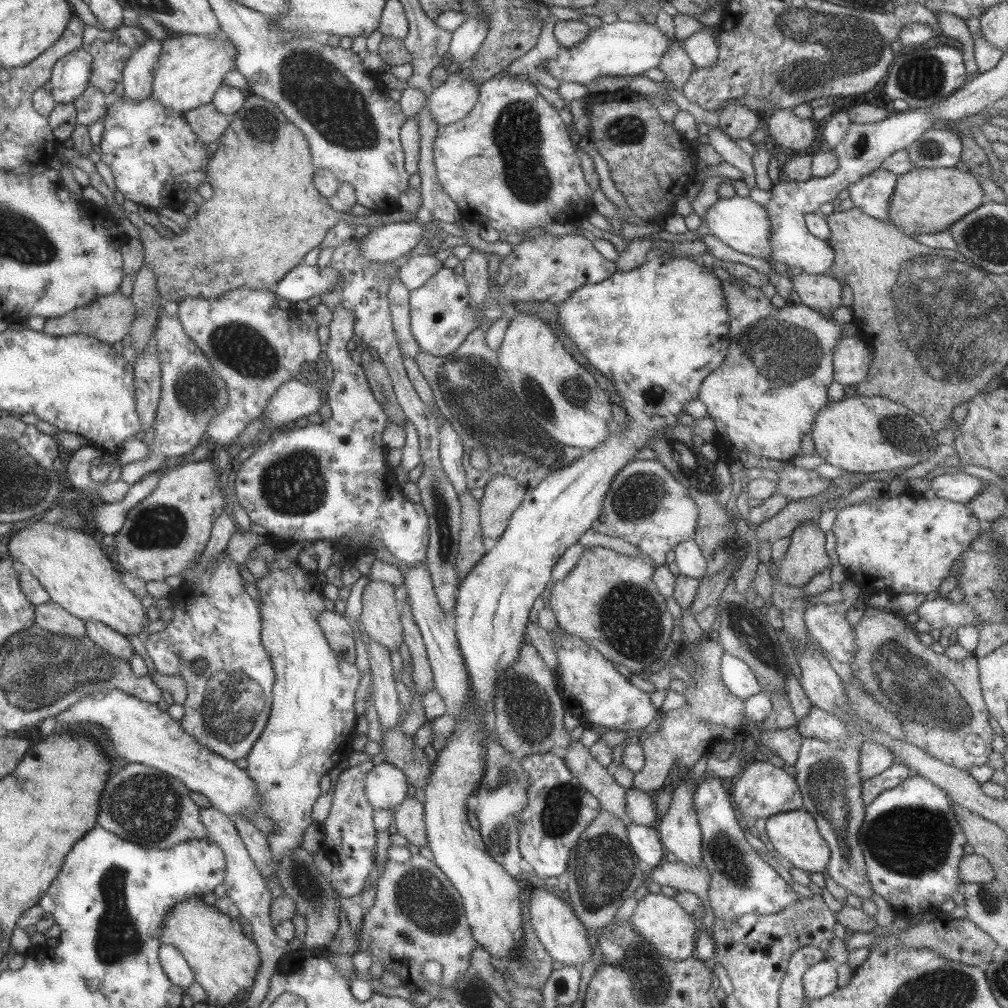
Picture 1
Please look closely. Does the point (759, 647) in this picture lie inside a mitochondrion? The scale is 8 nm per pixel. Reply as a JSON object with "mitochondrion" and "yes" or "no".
{"mitochondrion":"yes"}

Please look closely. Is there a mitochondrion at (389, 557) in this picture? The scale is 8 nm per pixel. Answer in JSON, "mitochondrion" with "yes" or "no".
{"mitochondrion":"no"}

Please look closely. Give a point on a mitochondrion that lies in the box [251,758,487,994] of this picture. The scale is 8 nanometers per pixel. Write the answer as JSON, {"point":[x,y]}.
{"point":[423,899]}

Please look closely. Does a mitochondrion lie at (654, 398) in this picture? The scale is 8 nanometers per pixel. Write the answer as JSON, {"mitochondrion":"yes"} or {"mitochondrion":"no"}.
{"mitochondrion":"no"}

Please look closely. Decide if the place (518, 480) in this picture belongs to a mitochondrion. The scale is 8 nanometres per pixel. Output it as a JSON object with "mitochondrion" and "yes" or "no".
{"mitochondrion":"no"}

